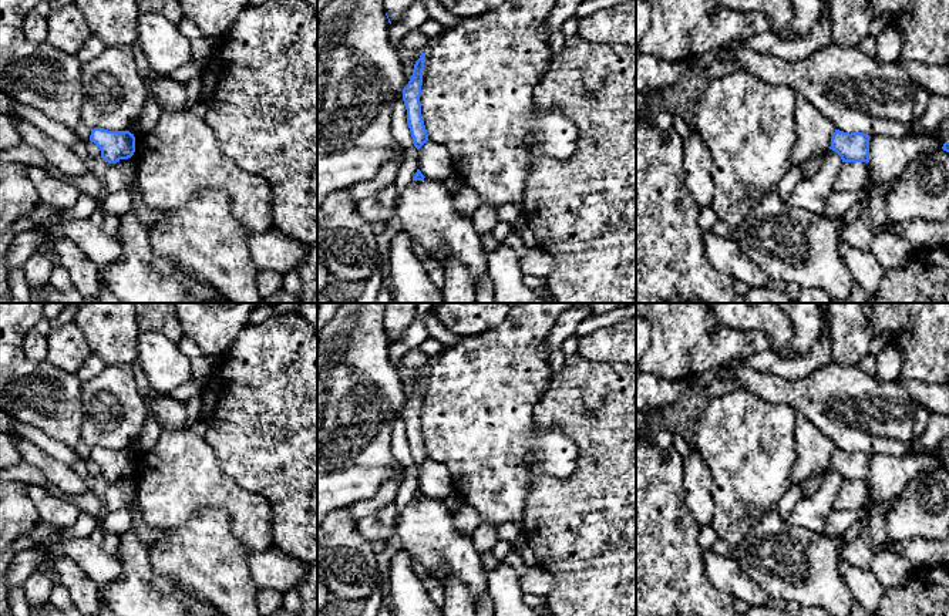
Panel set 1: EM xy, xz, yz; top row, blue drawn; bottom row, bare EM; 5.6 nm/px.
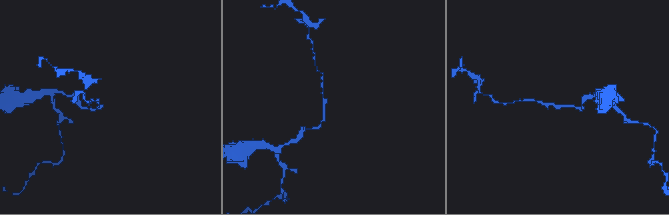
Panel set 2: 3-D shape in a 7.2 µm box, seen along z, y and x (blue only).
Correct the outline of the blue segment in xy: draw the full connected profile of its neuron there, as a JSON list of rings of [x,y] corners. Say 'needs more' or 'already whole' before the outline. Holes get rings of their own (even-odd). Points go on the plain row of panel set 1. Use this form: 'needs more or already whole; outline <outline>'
already whole; outline [[[94,447],[91,448],[90,460],[100,467],[101,477],[108,482],[128,478],[135,471],[135,455],[129,450]]]

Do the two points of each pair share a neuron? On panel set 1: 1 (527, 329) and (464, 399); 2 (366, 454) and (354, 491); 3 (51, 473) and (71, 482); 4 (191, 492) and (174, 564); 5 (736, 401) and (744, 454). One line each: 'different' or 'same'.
1: same
2: different
3: same
4: different
5: same

